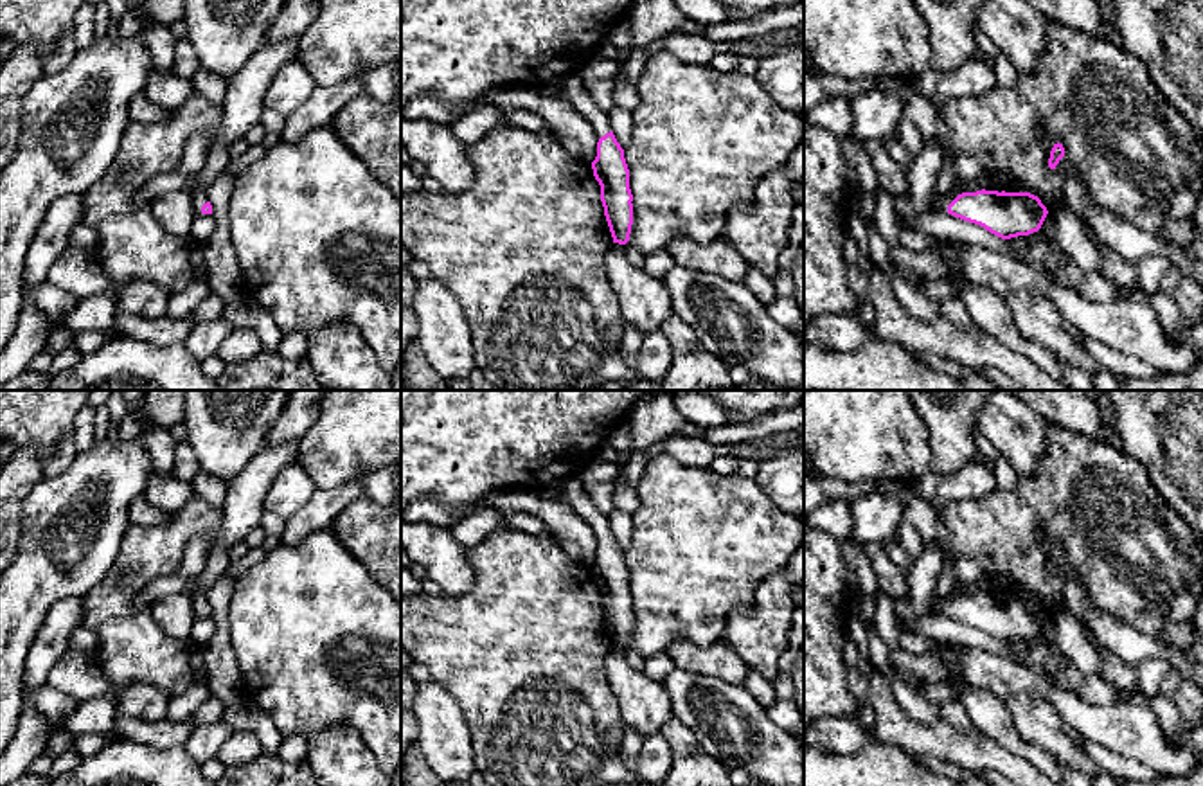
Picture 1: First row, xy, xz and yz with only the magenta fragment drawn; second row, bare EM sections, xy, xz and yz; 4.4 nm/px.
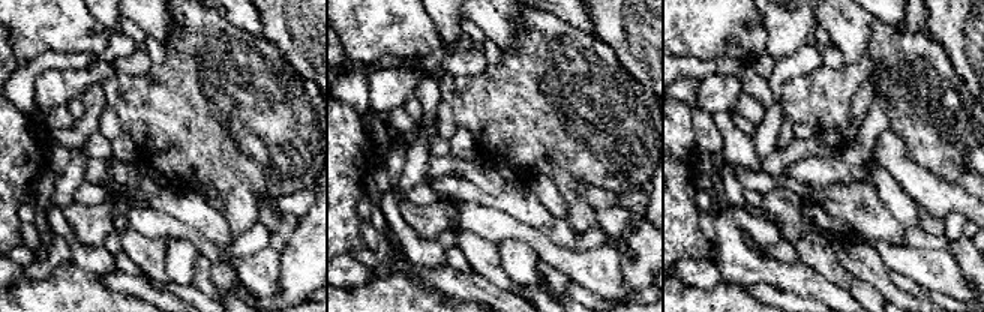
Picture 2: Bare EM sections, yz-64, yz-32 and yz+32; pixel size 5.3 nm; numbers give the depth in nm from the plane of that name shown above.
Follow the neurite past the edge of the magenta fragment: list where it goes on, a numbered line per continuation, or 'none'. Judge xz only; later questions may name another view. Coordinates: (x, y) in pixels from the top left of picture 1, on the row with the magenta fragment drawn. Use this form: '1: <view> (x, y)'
1: xz (572, 89)

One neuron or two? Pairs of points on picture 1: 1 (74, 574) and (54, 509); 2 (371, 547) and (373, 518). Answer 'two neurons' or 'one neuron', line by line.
1: one neuron
2: one neuron

